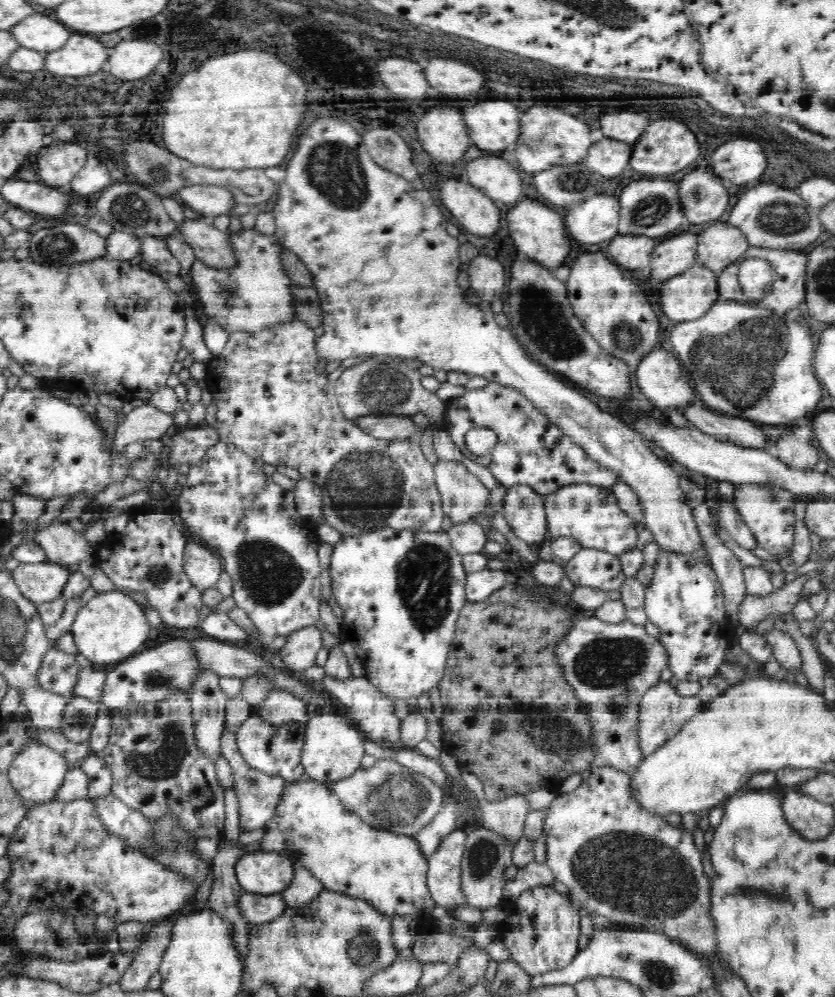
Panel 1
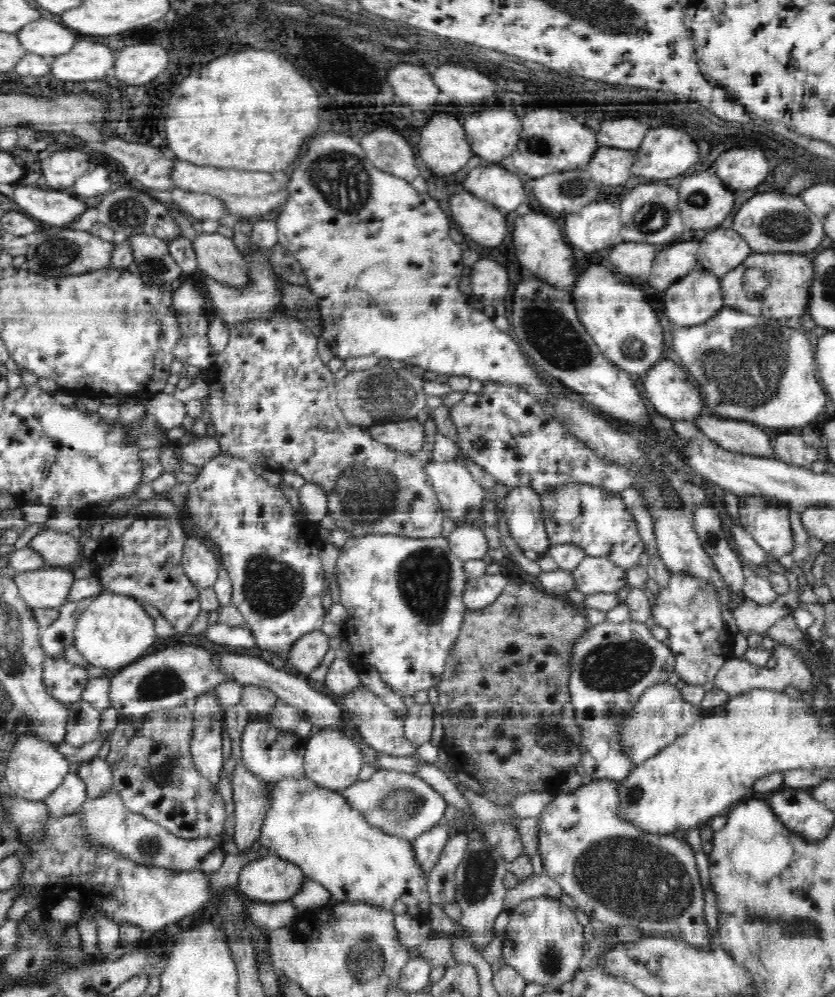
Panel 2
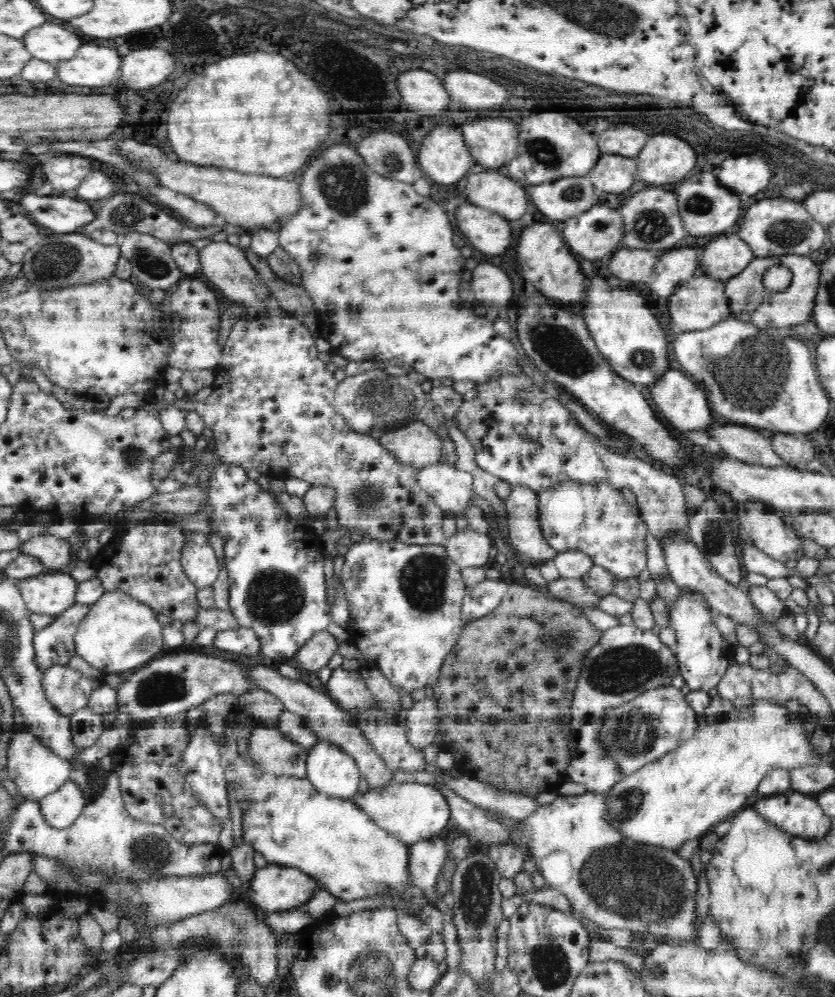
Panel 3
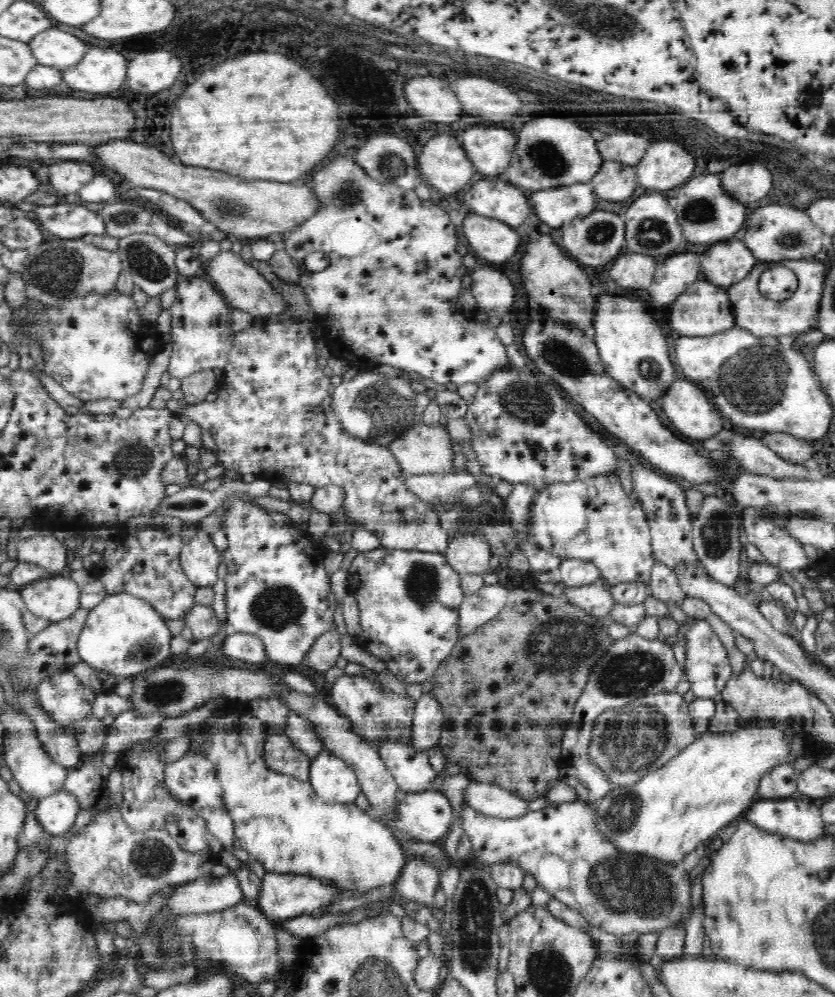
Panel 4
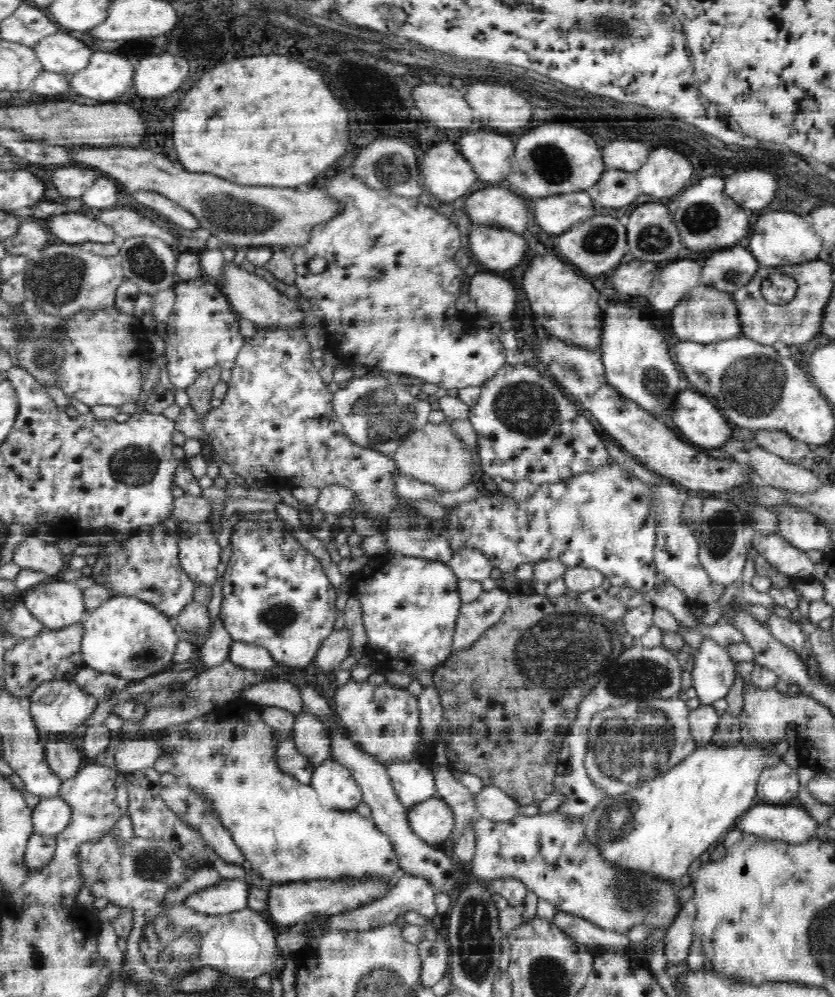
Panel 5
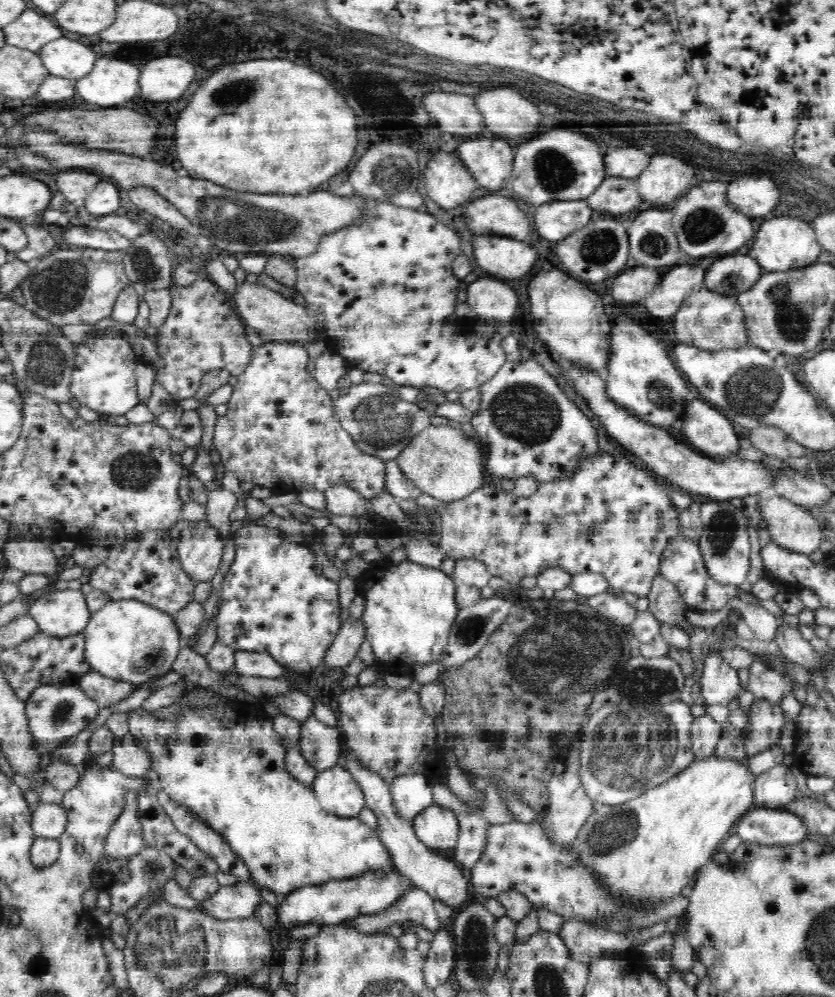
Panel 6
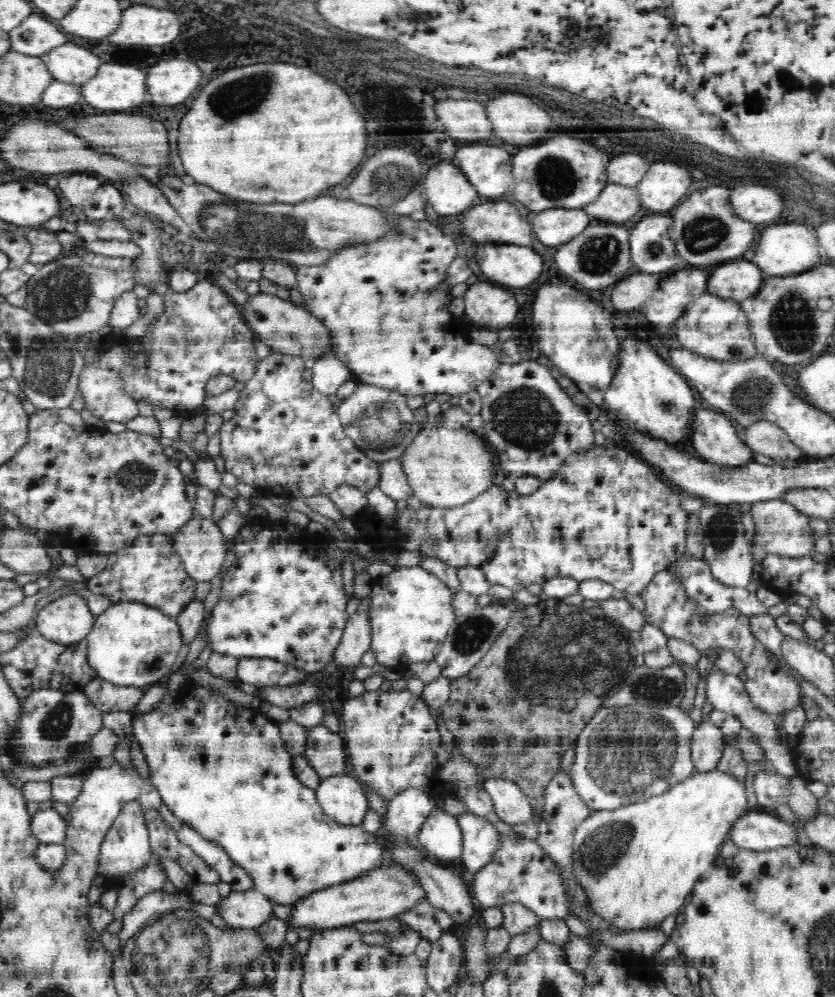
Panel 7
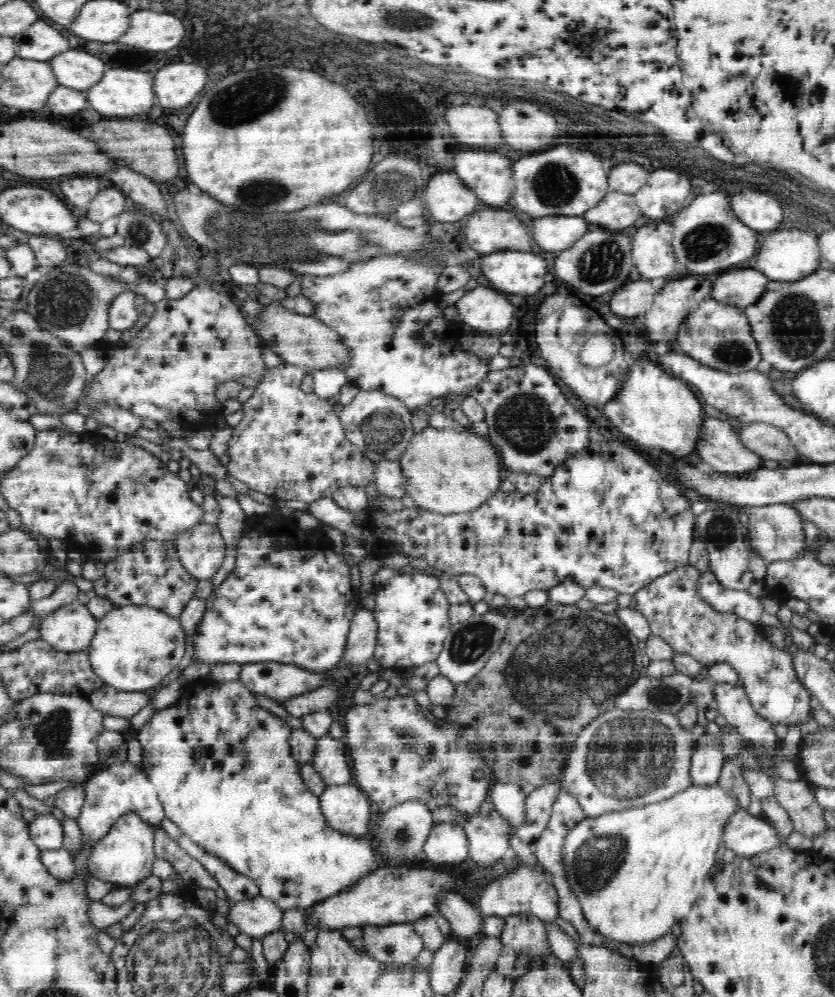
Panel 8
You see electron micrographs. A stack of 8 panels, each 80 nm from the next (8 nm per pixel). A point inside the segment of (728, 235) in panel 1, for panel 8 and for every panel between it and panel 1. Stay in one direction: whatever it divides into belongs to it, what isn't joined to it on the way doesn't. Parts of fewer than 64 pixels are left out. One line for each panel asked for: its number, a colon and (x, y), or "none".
2: (721, 250)
3: (723, 257)
4: (726, 265)
5: (728, 271)
6: (734, 275)
7: (739, 280)
8: (744, 288)

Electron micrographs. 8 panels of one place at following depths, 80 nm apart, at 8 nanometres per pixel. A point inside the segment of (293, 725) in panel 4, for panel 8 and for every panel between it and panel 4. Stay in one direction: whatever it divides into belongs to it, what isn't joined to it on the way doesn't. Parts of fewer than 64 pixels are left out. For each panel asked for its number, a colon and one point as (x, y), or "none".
5: (312, 738)
6: (321, 746)
7: (324, 752)
8: (329, 760)

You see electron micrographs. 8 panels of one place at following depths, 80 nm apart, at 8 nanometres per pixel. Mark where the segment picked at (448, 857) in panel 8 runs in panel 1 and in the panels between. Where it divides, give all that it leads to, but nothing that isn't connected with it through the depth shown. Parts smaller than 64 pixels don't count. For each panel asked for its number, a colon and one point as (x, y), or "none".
1: (389, 795)
2: (405, 805)
3: (412, 811)
4: (427, 815)
5: (432, 820)
6: (438, 828)
7: (441, 837)

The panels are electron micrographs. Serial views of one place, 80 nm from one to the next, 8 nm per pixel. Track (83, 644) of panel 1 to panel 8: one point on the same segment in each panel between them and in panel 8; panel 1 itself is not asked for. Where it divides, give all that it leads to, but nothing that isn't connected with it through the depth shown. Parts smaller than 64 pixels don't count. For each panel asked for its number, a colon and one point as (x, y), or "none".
2: (114, 631)
3: (119, 633)
4: (124, 635)
5: (125, 636)
6: (128, 640)
7: (130, 644)
8: (135, 647)

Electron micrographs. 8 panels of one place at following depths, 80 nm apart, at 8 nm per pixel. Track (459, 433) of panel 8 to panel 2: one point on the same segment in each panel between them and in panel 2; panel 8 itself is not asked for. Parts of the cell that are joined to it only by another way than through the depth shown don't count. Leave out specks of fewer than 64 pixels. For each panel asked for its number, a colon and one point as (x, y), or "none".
2: (407, 437)
3: (415, 444)
4: (426, 449)
5: (433, 454)
6: (441, 462)
7: (445, 467)

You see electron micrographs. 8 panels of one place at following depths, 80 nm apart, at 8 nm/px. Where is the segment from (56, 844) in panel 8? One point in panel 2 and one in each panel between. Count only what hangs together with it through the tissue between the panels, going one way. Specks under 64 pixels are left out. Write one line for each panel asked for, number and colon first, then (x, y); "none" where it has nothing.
2: (70, 795)
3: (61, 808)
4: (56, 813)
5: (51, 816)
6: (48, 820)
7: (47, 826)

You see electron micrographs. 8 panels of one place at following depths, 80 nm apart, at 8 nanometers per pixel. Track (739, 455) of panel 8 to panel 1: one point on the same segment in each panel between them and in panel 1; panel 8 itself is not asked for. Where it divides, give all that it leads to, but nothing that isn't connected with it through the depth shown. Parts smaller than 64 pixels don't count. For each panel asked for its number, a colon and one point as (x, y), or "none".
1: (659, 376)
2: (666, 386)
3: (686, 406)
4: (687, 408)
5: (700, 421)
6: (707, 429)
7: (713, 436)

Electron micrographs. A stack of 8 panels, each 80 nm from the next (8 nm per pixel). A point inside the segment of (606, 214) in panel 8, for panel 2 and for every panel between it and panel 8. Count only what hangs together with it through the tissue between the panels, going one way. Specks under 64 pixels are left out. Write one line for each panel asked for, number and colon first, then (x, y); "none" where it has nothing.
2: (610, 165)
3: (612, 173)
4: (615, 181)
5: (616, 189)
6: (616, 196)
7: (617, 203)

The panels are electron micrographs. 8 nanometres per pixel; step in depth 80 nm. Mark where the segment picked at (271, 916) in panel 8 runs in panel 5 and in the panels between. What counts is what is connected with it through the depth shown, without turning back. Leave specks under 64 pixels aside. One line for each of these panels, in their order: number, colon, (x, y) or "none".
5: (229, 895)
6: (240, 900)
7: (248, 909)

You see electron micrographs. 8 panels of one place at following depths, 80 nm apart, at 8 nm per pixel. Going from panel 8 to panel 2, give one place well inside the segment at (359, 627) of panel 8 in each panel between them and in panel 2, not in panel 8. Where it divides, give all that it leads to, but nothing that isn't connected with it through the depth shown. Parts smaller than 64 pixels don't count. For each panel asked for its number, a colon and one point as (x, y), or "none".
2: (306, 653)
3: (316, 652)
4: (323, 654)
5: (334, 649)
6: (343, 649)
7: (356, 640)

